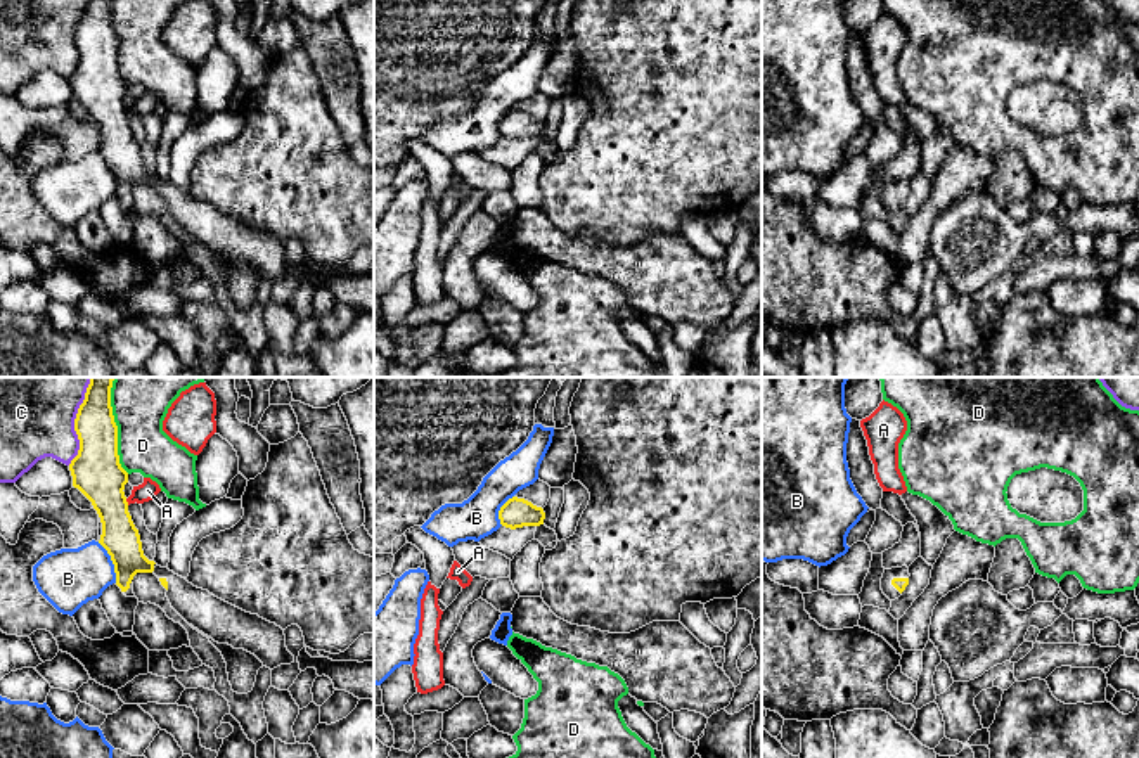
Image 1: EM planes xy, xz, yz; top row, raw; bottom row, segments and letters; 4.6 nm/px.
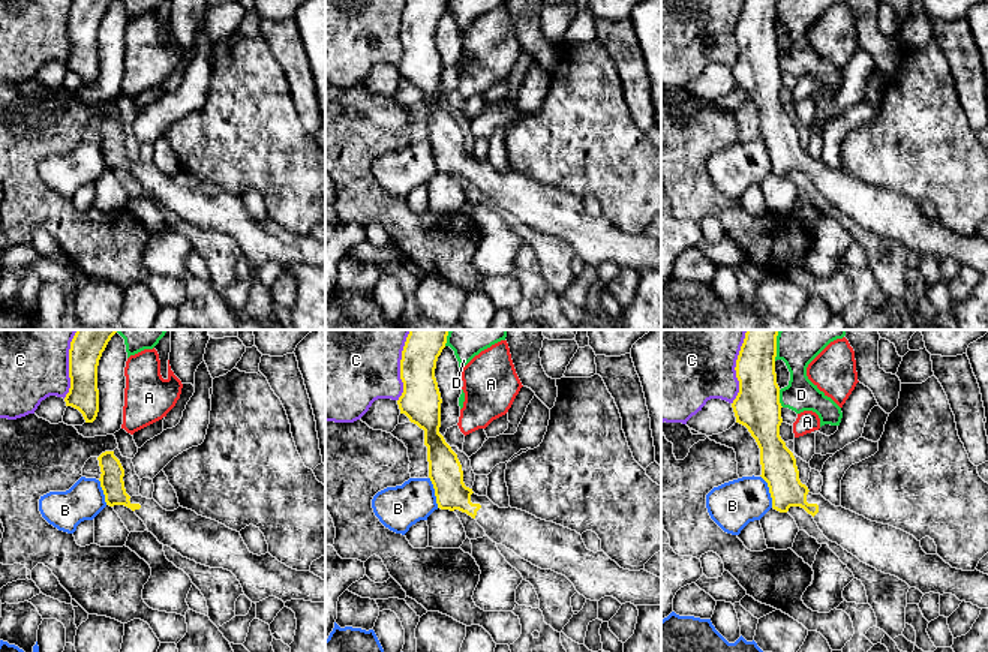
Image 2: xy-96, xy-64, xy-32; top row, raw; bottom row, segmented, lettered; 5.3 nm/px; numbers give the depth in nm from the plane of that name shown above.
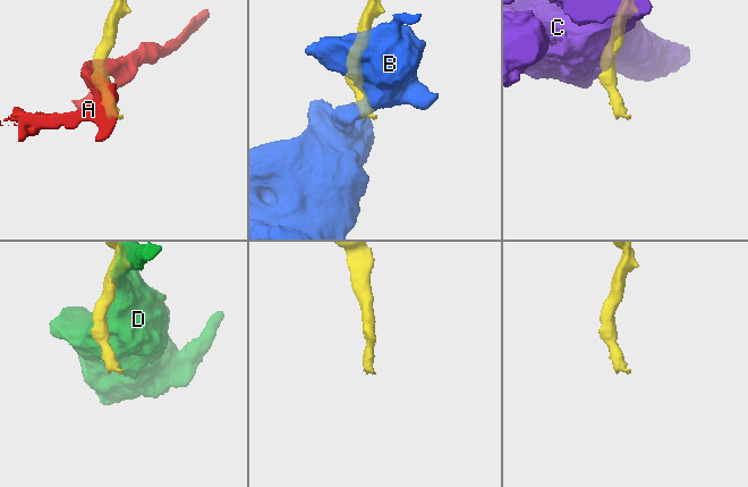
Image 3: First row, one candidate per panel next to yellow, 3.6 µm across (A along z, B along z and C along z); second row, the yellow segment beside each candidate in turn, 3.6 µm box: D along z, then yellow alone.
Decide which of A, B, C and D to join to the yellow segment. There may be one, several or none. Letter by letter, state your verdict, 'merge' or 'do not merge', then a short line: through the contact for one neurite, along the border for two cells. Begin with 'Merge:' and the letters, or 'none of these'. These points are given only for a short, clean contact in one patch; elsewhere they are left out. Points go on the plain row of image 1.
Merge: none of these
A: do not merge; line xy (125, 111), (128, 116)
B: do not merge; line xy (97, 154), (109, 168), (116, 194)
C: do not merge
D: do not merge

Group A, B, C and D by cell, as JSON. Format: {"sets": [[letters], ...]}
{"sets": [["A"], ["B"], ["C"], ["D"]]}

